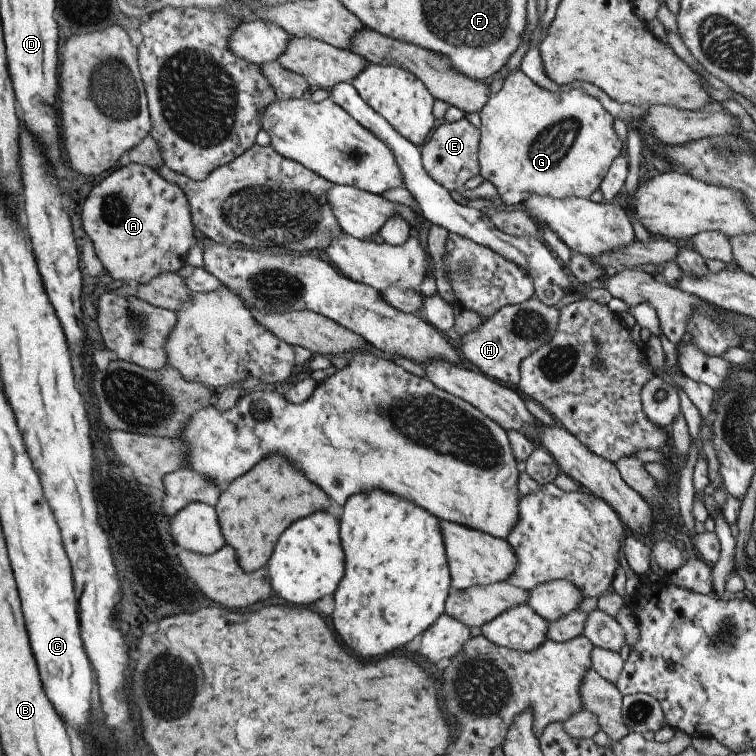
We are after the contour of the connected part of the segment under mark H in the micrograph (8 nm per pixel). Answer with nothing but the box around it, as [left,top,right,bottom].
[460,296,559,388]

